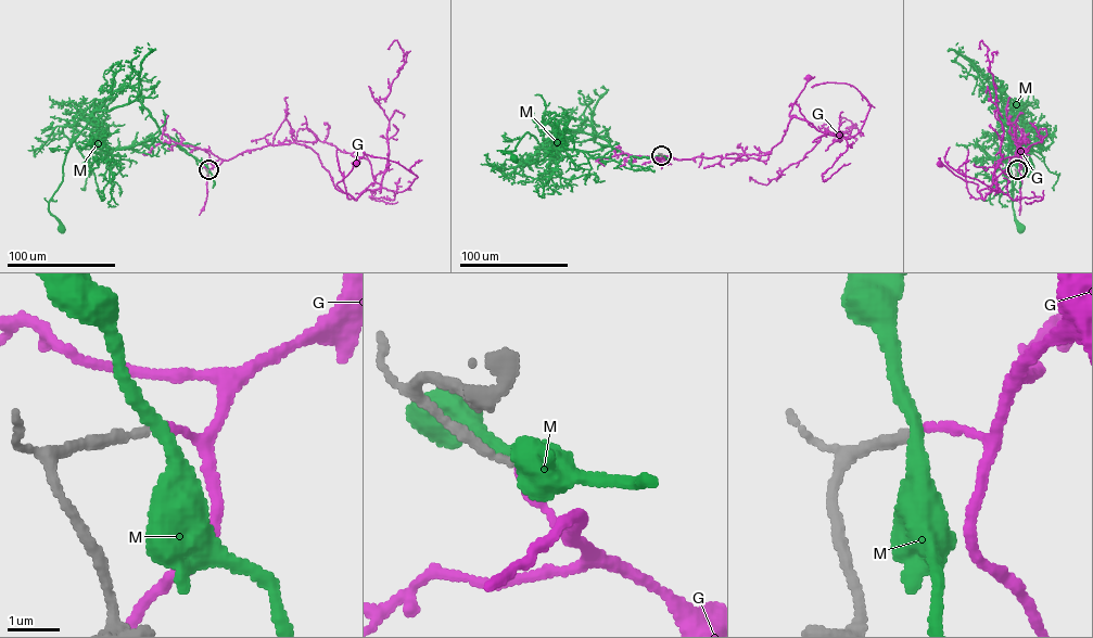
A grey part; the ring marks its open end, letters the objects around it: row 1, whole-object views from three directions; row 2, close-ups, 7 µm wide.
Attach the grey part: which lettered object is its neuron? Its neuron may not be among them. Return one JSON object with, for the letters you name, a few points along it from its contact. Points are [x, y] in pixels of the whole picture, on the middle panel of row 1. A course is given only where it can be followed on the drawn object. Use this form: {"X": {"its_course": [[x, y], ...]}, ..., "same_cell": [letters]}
{"G": {"its_course": [[661, 155], [681, 160], [771, 153], [782, 141], [789, 120], [796, 117], [789, 116], [790, 112], [808, 77]]}, "same_cell": ["G"]}

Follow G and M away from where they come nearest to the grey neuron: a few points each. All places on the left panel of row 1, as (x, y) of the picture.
G: (208, 169), (244, 152), (296, 142), (318, 154), (334, 187), (343, 192), (337, 183), (355, 164)
M: (208, 169), (162, 134), (138, 99), (96, 111), (66, 154), (62, 180), (49, 203), (61, 228)

